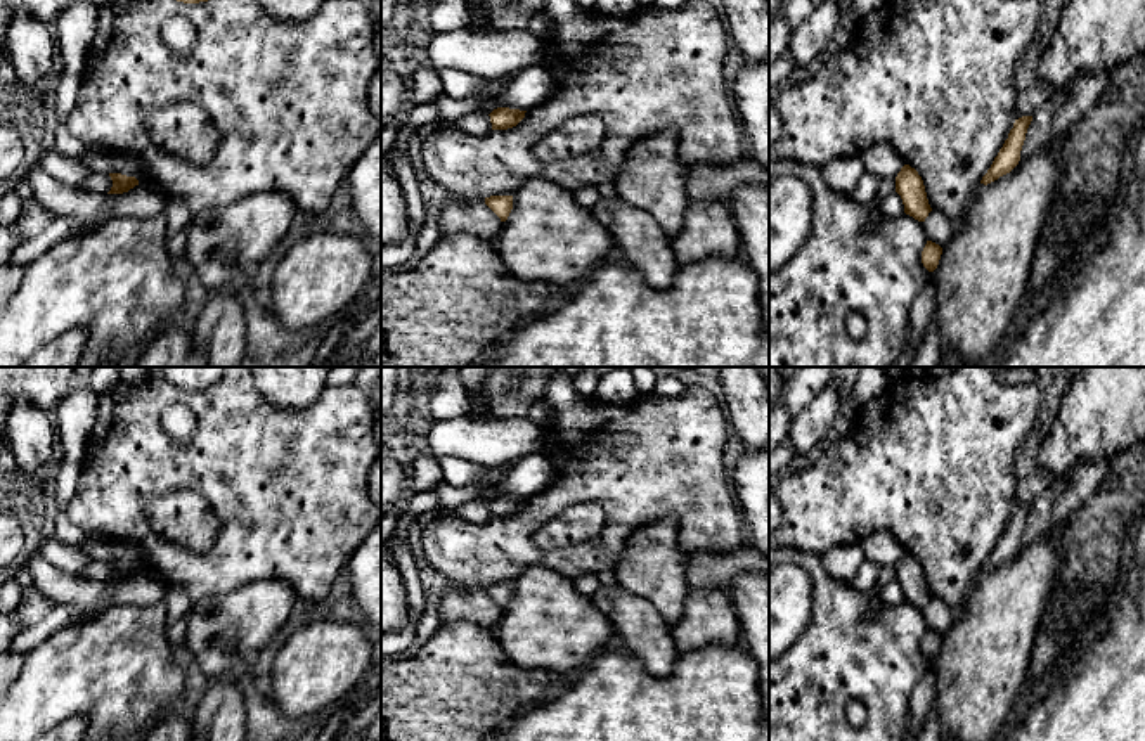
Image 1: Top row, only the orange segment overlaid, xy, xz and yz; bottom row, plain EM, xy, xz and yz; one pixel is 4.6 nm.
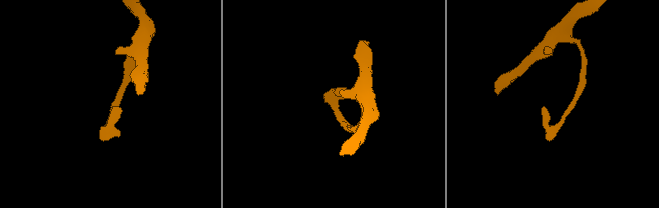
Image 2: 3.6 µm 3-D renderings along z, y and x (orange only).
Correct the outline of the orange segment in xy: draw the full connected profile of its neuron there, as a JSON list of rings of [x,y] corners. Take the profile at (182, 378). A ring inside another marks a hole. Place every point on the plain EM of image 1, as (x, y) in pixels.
[[[163,367],[161,377],[177,390],[199,391],[220,383],[225,367]]]

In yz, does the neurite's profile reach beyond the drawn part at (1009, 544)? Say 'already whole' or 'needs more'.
already whole

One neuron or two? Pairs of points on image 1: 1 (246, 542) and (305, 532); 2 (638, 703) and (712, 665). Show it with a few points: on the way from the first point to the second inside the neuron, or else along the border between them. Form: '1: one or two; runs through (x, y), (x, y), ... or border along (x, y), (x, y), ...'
1: one; runs through (260, 535), (264, 532), (291, 532)
2: one; runs through (657, 703), (674, 703), (693, 684)

